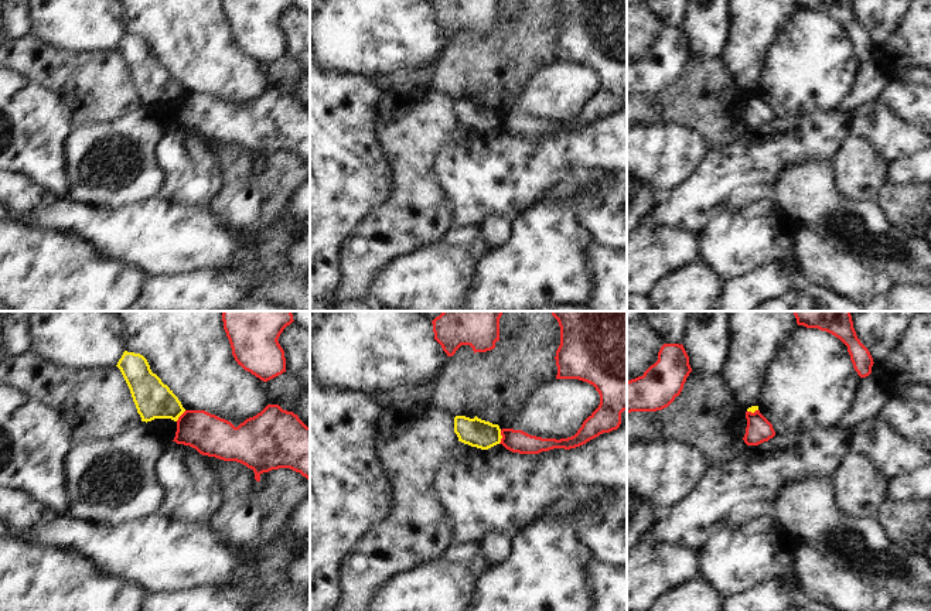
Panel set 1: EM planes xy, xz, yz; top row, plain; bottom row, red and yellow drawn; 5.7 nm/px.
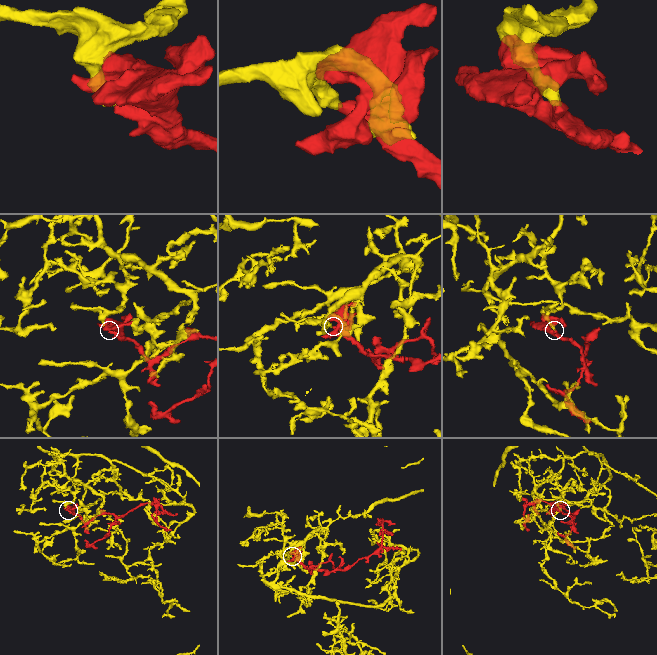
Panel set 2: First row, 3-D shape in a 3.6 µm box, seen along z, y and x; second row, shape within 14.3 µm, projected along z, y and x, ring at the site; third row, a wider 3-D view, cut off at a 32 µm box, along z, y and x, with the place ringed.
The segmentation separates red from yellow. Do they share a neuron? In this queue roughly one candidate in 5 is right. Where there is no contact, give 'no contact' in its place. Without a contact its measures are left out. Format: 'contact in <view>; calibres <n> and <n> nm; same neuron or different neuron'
contact in xz; calibres 130 and 160 nm; different neuron

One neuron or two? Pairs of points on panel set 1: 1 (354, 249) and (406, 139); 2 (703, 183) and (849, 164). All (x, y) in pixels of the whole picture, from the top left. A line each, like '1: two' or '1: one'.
1: one
2: two

